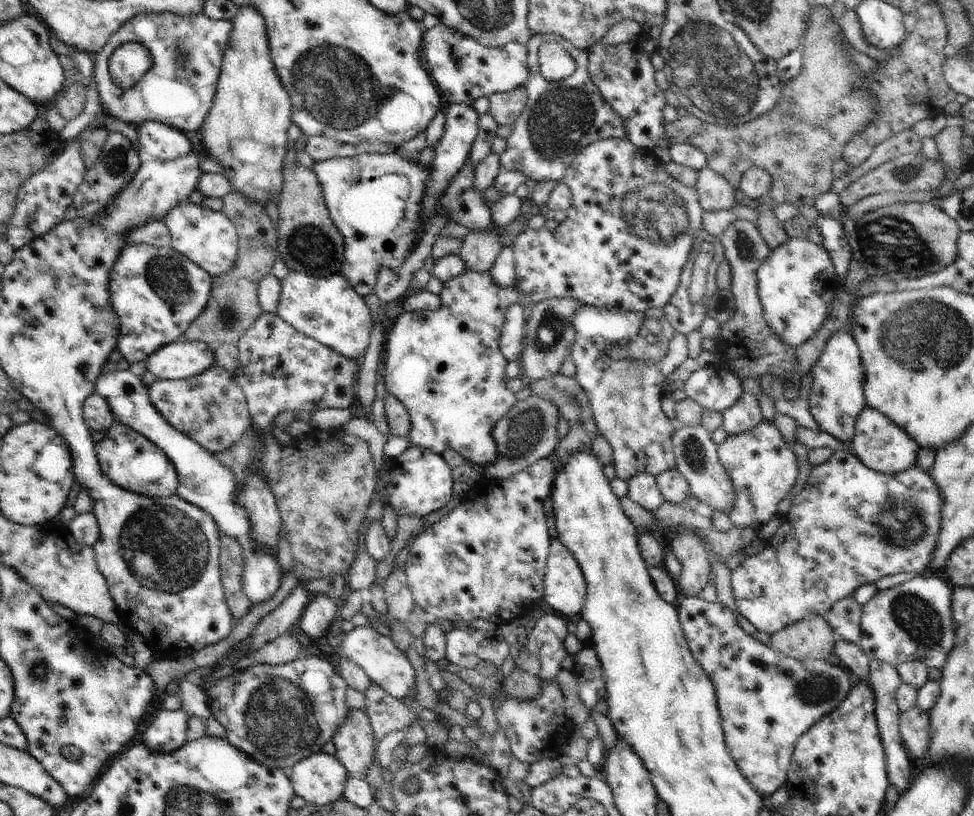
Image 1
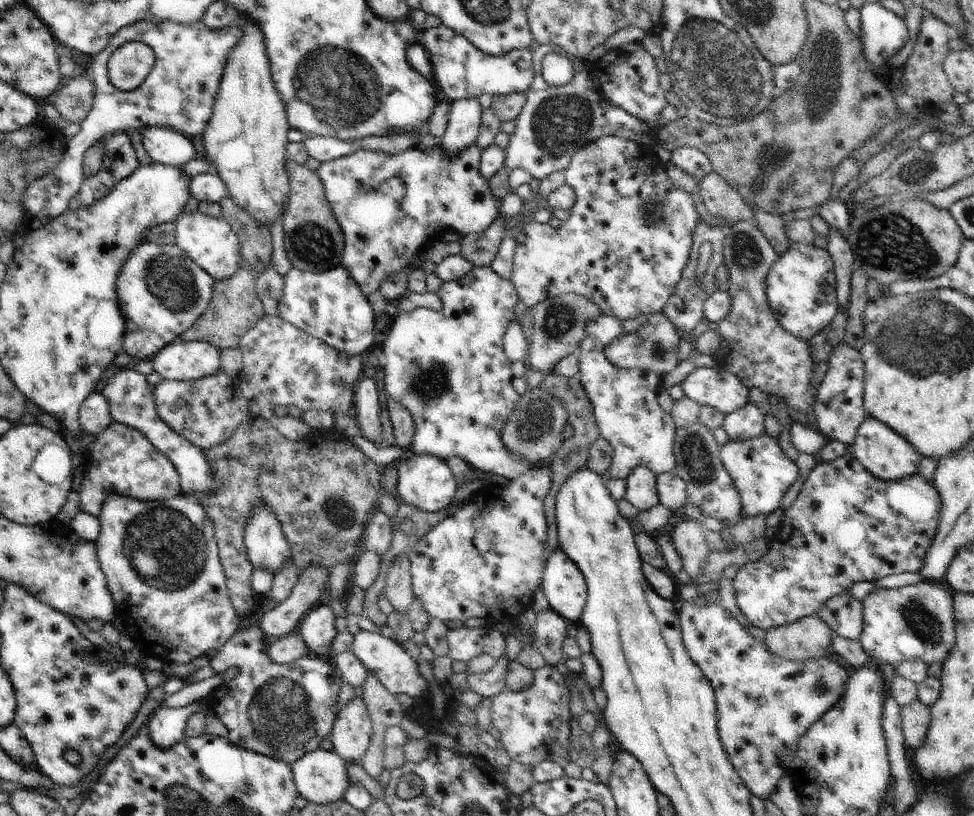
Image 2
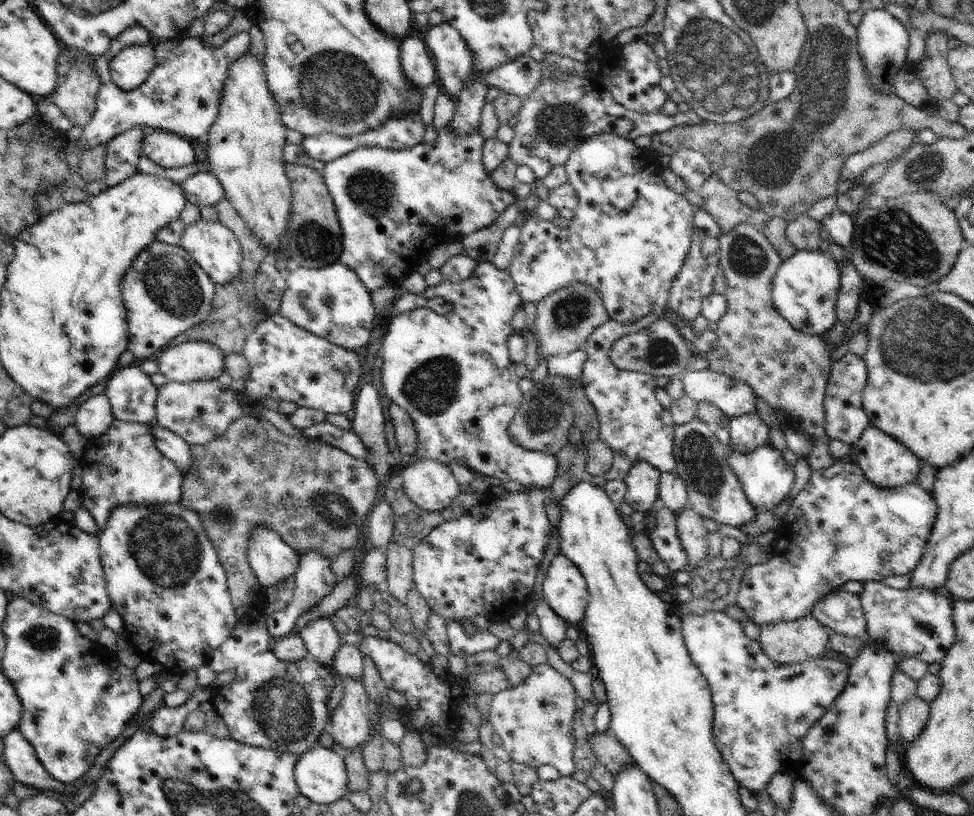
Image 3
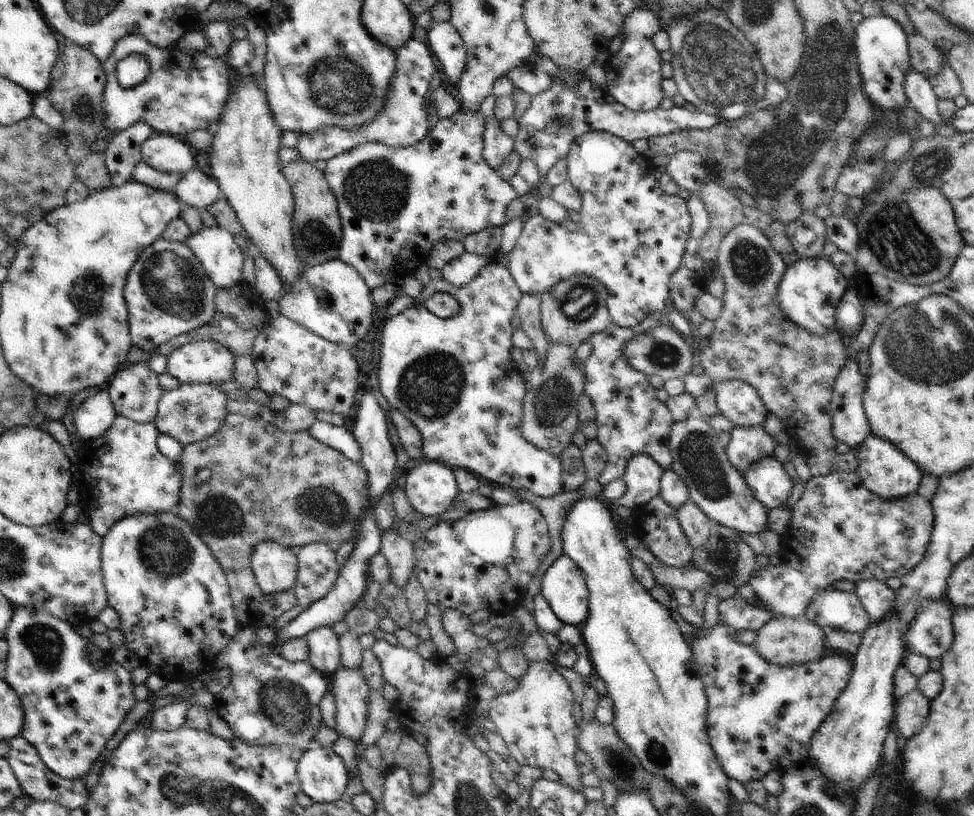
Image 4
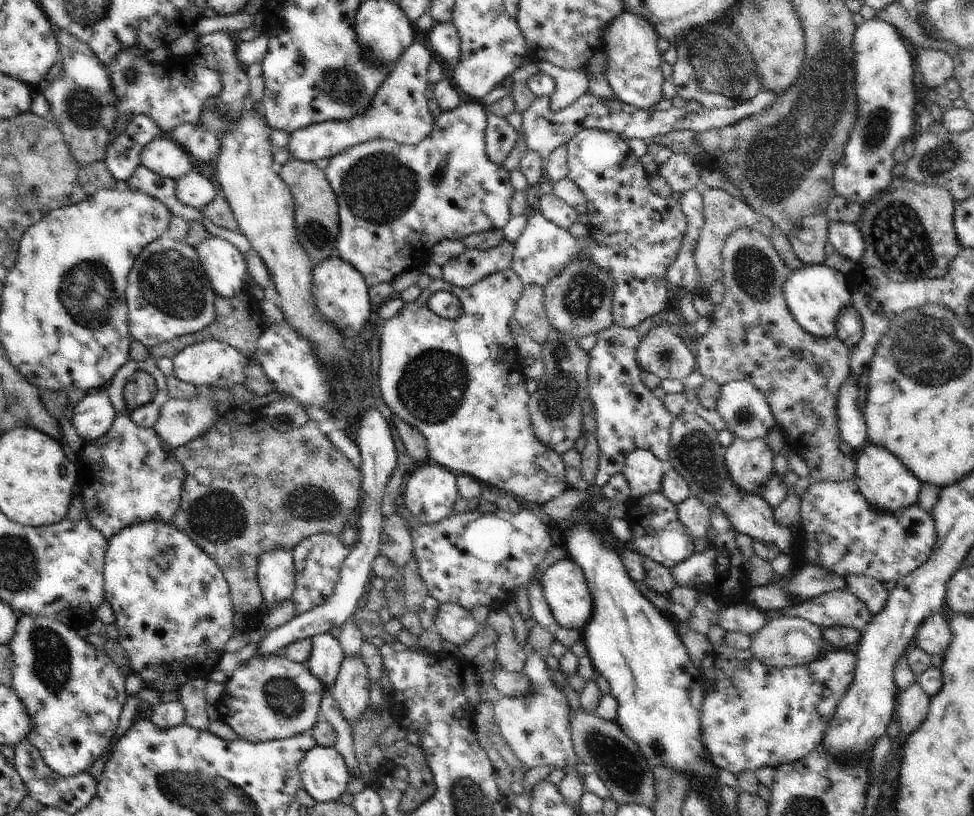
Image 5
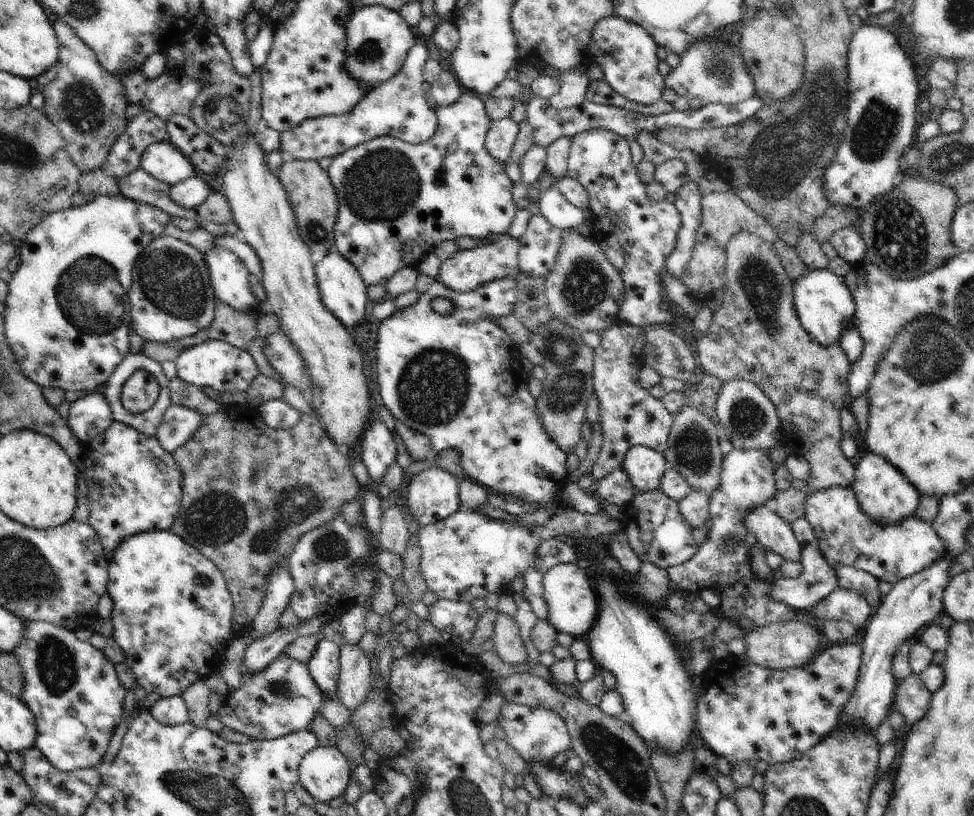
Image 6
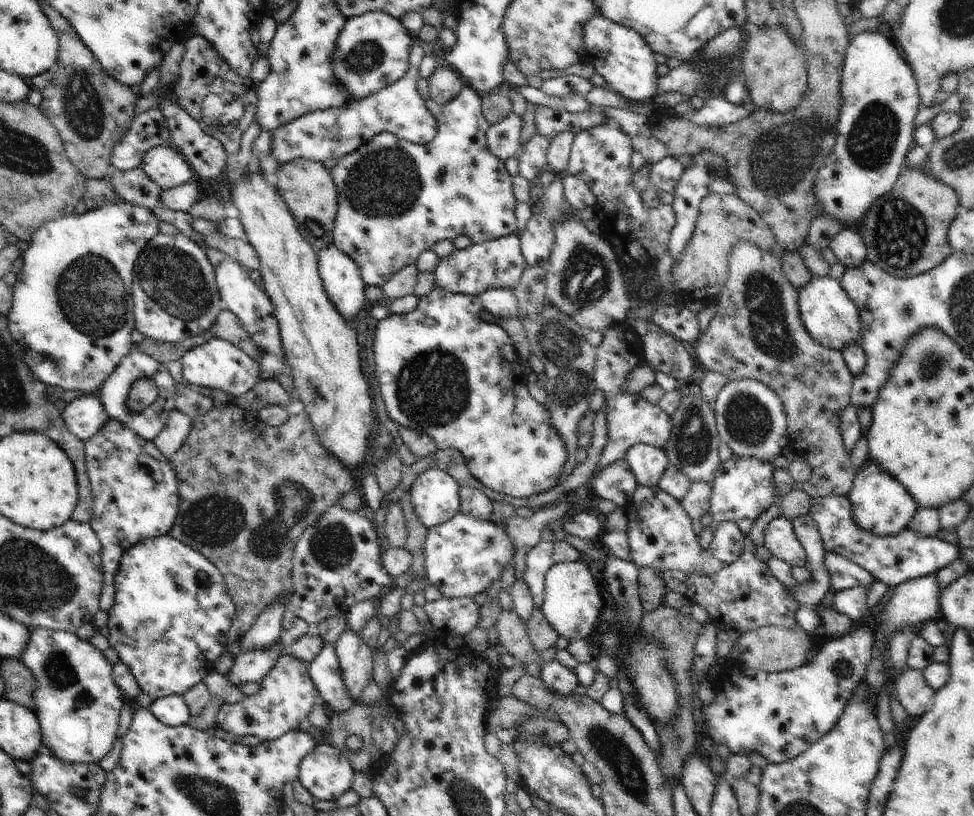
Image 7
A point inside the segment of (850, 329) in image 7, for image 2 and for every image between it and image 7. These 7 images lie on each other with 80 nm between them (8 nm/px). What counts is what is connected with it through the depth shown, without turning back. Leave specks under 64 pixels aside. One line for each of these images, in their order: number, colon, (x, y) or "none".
2: (800, 288)
3: (805, 289)
4: (810, 290)
5: (815, 295)
6: (824, 304)

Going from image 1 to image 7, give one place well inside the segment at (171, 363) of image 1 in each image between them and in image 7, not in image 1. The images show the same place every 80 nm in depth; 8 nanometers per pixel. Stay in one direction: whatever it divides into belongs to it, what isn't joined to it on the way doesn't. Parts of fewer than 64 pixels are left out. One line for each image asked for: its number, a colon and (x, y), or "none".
2: (182, 360)
3: (192, 361)
4: (208, 362)
5: (209, 363)
6: (215, 363)
7: (217, 363)

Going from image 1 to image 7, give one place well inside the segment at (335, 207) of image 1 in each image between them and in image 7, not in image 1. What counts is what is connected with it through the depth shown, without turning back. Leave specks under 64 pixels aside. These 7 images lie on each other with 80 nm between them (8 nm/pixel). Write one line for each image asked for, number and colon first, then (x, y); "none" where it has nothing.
2: (390, 207)
3: (393, 206)
4: (395, 203)
5: (396, 202)
6: (397, 201)
7: (397, 198)

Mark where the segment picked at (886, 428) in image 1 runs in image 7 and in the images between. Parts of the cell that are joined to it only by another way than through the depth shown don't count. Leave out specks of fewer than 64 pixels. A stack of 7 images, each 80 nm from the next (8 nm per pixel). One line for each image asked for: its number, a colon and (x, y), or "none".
2: (886, 455)
3: (887, 463)
4: (884, 469)
5: (882, 478)
6: (887, 498)
7: (881, 505)

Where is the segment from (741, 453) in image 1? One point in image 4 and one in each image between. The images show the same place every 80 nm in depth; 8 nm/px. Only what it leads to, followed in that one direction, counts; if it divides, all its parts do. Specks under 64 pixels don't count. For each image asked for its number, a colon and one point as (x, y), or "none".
2: (762, 473)
3: (766, 478)
4: (771, 485)

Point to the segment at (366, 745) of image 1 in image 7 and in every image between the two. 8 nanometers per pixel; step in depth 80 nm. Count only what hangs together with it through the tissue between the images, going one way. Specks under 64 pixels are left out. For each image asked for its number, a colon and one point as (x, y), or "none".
2: (352, 732)
3: (350, 725)
4: (351, 691)
5: (350, 690)
6: (355, 680)
7: (355, 656)

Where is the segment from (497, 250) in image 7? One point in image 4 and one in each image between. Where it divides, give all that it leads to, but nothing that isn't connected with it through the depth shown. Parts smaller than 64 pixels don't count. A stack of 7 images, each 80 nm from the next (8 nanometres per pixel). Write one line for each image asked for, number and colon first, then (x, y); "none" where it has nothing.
4: (461, 270)
5: (473, 265)
6: (468, 269)

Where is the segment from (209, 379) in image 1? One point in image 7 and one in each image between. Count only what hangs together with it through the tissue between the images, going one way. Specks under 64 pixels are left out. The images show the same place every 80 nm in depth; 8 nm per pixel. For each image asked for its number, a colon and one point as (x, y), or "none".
2: (207, 411)
3: (199, 411)
4: (191, 413)
5: (180, 421)
6: (179, 424)
7: (171, 437)

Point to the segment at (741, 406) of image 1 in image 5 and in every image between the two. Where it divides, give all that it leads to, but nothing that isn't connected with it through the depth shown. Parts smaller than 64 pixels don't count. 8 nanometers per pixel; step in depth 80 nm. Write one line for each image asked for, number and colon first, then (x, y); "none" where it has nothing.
2: (748, 422)
3: (748, 432)
4: (747, 446)
5: (749, 463)

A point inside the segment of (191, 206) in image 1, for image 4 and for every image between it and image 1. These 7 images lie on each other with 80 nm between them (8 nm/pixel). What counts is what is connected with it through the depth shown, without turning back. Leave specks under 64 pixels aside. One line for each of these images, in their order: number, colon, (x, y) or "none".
2: (210, 242)
3: (214, 247)
4: (221, 258)

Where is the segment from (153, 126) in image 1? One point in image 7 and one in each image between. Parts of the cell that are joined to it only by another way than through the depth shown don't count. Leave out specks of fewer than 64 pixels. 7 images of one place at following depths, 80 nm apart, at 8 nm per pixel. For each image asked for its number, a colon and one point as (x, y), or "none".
2: (164, 146)
3: (166, 149)
4: (167, 153)
5: (164, 156)
6: (162, 160)
7: (164, 165)

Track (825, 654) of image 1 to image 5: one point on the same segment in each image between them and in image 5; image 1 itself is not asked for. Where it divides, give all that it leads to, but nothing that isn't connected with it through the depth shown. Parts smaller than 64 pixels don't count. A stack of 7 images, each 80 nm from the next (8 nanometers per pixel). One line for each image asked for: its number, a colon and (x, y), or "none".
2: (809, 638)
3: (793, 642)
4: (784, 641)
5: (785, 642)

